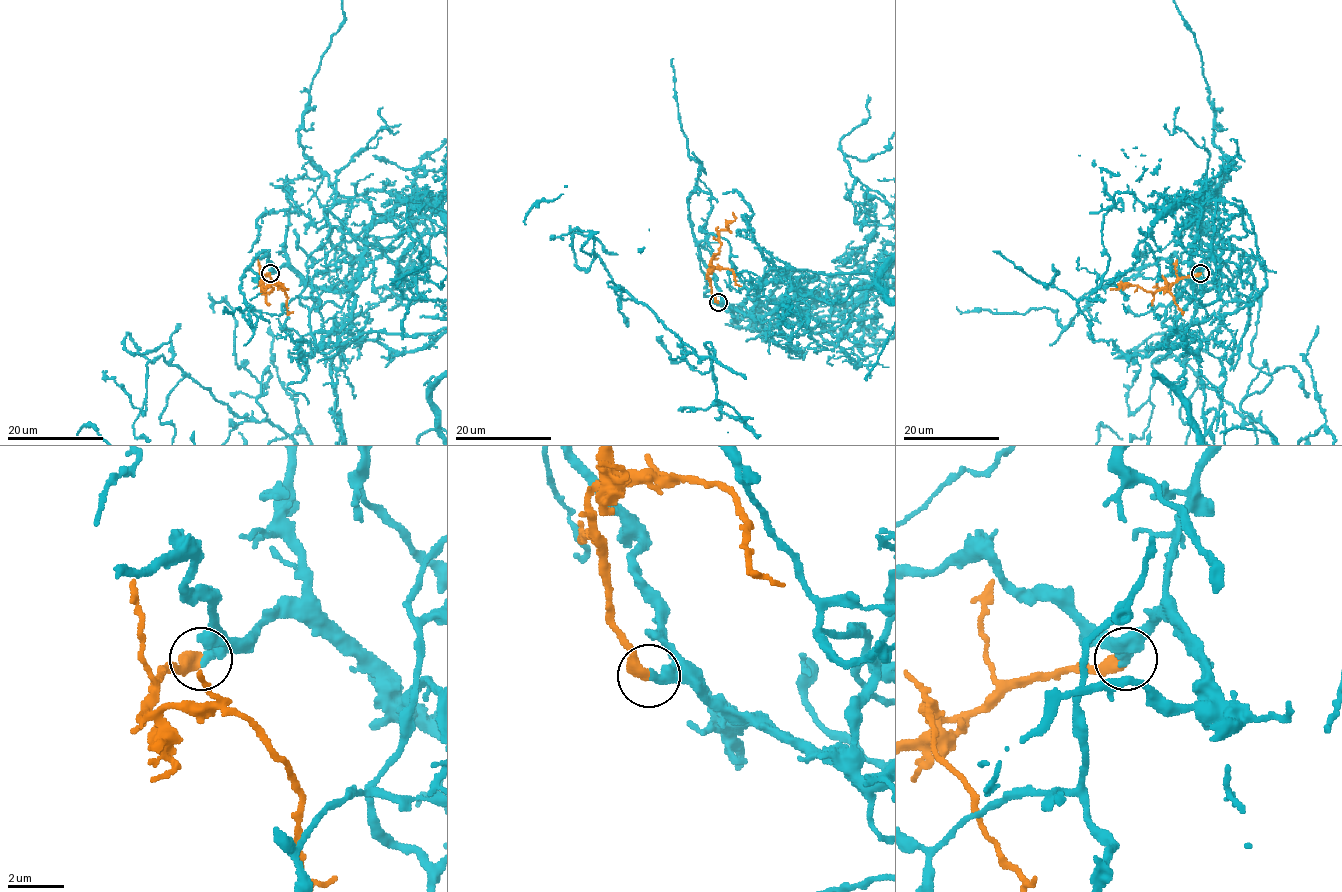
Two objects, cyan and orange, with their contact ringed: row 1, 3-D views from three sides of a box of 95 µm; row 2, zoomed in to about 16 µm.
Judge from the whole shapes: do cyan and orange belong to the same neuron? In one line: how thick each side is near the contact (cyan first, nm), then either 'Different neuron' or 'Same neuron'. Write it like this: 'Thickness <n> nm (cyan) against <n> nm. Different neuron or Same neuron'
Thickness 440 nm (cyan) against 500 nm. Same neuron

